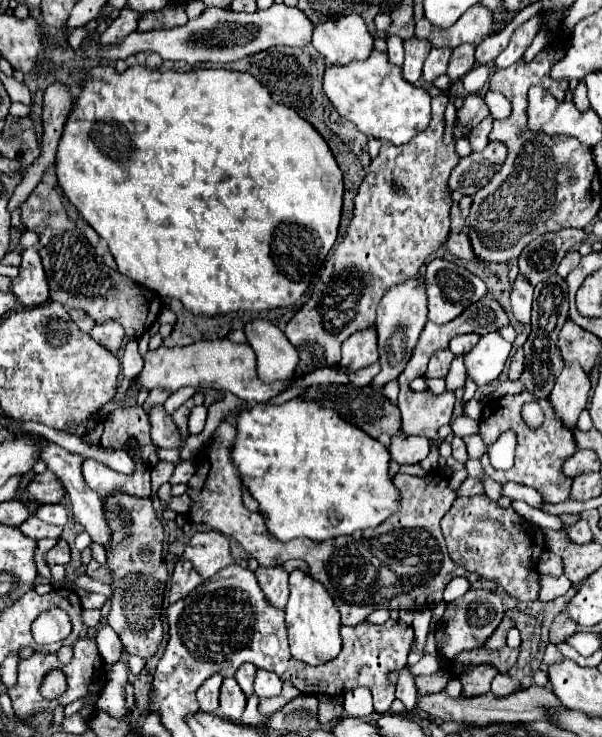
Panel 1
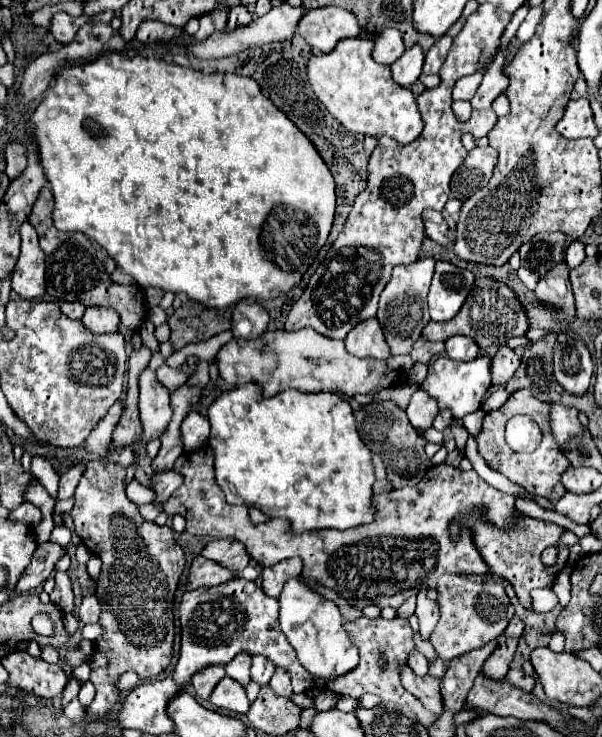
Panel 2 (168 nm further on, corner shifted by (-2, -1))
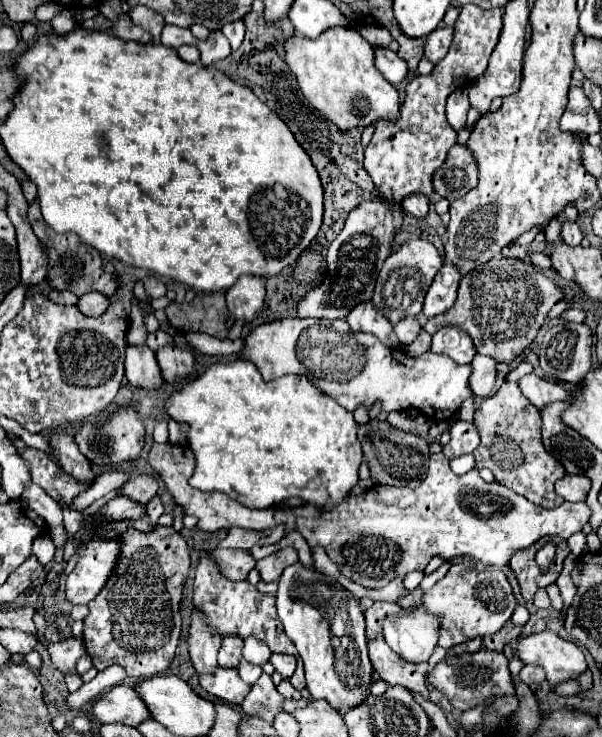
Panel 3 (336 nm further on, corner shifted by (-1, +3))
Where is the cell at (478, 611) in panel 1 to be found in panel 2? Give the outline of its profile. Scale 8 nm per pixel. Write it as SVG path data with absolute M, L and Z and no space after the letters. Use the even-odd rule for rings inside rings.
M442 575L436 591L440 619L430 635L430 643L442 659L454 659L498 639L514 617L514 607L500 583L474 583L460 575Z

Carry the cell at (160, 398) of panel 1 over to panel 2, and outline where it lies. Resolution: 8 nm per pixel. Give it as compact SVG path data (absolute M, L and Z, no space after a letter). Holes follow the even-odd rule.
M190 355L188 361L186 361L186 369L184 371L172 369L168 365L162 365L162 367L156 369L156 377L166 389L172 391L174 387L178 387L178 385L182 385L182 383L186 383L190 379L190 375L196 371L196 363L198 363L198 359L194 355Z

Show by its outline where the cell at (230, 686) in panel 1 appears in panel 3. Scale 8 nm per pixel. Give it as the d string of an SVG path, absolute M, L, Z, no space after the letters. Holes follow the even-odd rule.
M217 667L215 673L211 673L211 675L199 677L199 683L207 693L211 693L217 699L223 699L231 705L241 705L245 695L251 689L247 683L243 683L237 669L223 669L223 667Z

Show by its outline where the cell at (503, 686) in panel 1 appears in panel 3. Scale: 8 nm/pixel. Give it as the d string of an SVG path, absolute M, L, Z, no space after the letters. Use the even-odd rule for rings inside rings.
M525 665L519 671L519 681L525 681L525 685L529 685L531 689L535 689L543 679L545 679L545 673L537 665Z

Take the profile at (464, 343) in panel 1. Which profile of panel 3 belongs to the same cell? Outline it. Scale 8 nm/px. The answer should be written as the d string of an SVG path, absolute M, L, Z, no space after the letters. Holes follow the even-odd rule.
M441 327L433 335L431 351L449 355L459 365L471 363L477 353L473 339L469 339L469 335L465 335L465 331L461 331L459 327Z

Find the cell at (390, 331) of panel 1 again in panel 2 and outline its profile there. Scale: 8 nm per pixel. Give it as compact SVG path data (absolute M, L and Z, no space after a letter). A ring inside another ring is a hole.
M420 257L418 261L414 261L410 265L396 265L388 285L384 287L384 291L380 295L378 321L384 329L392 355L410 353L414 341L420 337L422 329L430 321L428 307L426 307L426 295L428 295L428 287L430 287L432 275L434 275L434 265L436 265L434 257Z

